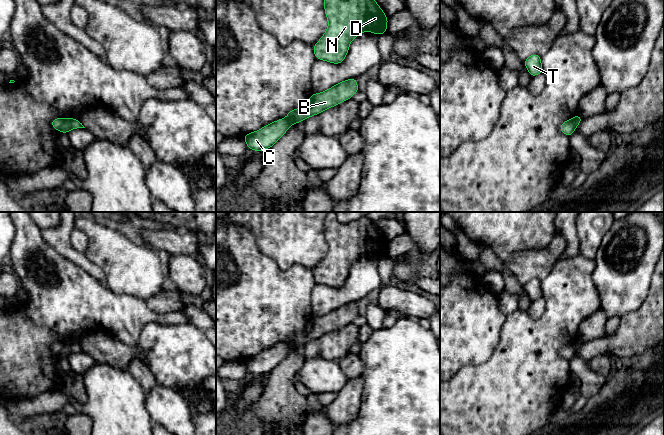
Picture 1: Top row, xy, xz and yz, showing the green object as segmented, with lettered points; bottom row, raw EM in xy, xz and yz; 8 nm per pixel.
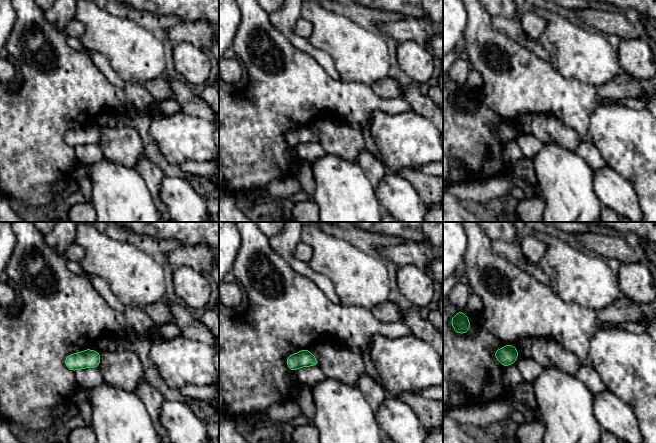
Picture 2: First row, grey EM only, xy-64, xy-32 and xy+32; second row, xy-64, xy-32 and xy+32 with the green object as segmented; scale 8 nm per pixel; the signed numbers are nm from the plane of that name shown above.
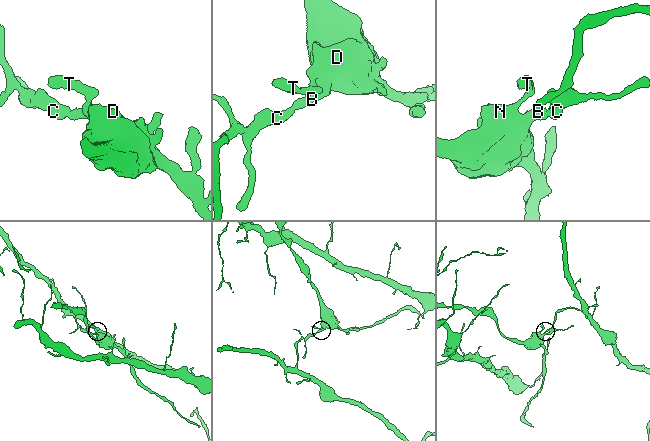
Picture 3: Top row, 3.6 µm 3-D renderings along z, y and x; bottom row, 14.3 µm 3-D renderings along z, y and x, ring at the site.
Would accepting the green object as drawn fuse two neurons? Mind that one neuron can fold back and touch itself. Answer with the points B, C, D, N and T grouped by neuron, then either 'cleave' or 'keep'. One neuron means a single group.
B D N T / C; cleave

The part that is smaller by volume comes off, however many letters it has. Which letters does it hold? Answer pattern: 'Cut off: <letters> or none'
Cut off: B, D, N, T

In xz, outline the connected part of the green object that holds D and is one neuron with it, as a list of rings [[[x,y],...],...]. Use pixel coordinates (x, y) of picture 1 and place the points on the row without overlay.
[[[329,212],[324,221],[324,235],[328,251],[312,270],[316,284],[341,288],[352,264],[362,256],[370,255],[378,260],[388,257],[388,241],[367,216],[343,224],[334,212]]]

